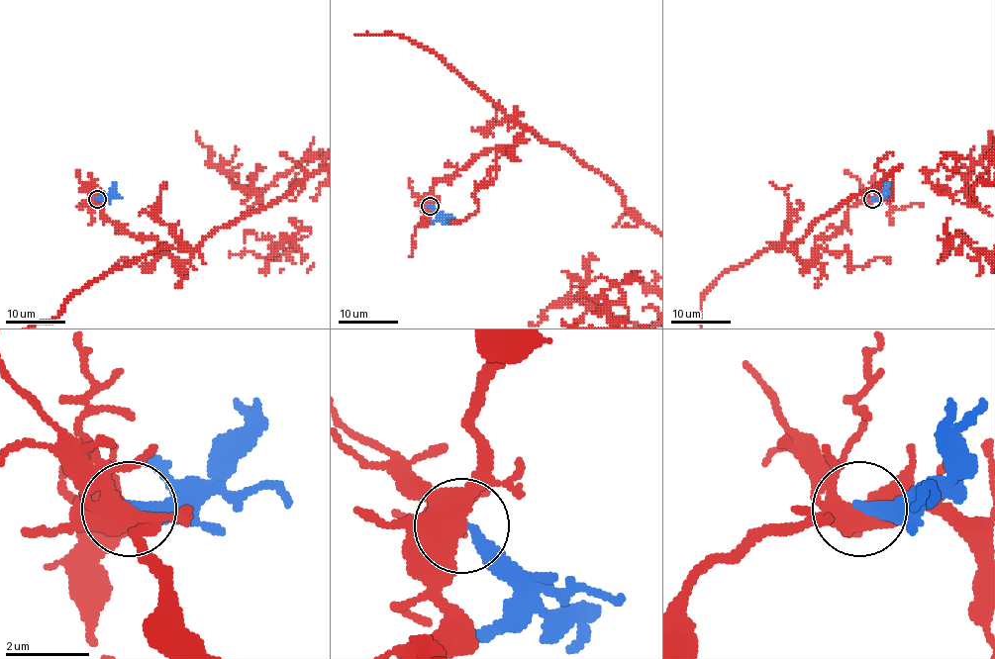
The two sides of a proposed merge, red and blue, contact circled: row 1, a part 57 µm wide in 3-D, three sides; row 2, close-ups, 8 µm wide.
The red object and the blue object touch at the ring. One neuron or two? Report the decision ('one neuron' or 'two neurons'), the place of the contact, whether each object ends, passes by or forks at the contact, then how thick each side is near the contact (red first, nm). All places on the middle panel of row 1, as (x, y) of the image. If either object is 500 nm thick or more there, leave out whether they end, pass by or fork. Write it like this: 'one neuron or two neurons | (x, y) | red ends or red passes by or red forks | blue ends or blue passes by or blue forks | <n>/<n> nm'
two neurons | (430, 206) | red forks | blue ends | 480/280 nm

